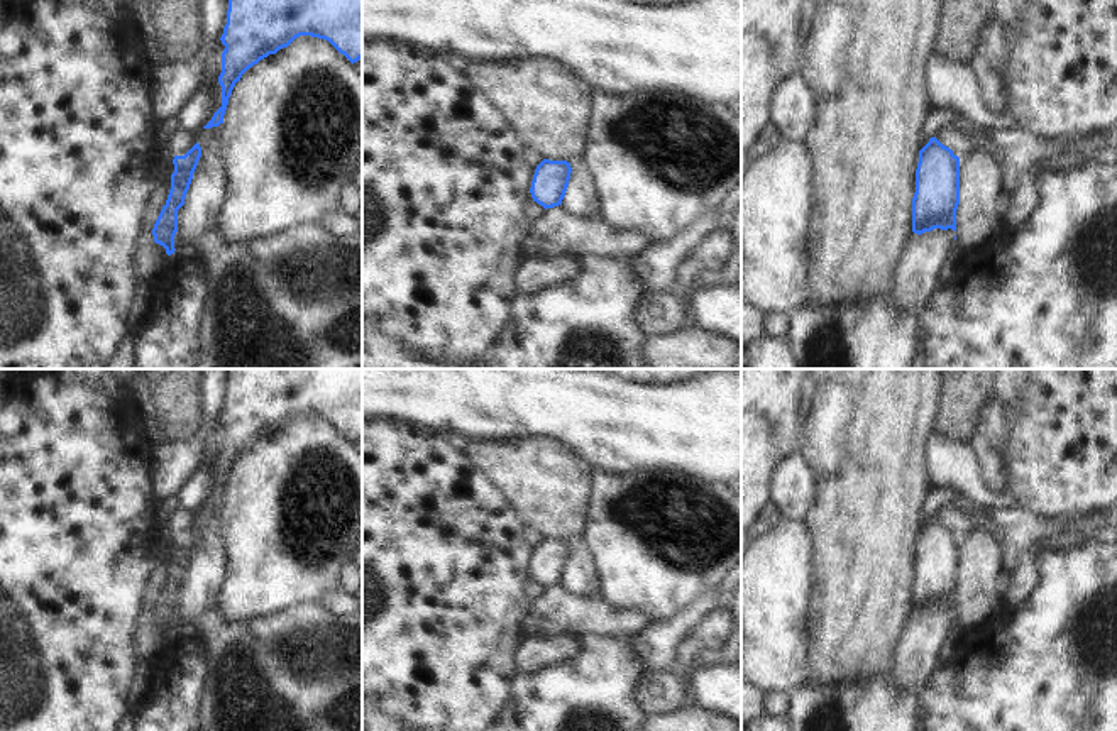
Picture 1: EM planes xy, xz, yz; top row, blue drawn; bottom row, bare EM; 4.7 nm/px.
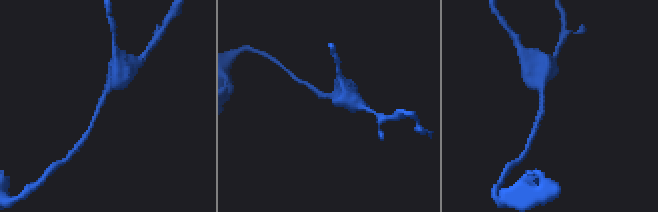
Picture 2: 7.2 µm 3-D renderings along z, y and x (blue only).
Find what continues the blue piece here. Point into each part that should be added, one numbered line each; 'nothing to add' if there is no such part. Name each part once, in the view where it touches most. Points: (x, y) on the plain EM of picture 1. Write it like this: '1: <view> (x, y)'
nothing to add.

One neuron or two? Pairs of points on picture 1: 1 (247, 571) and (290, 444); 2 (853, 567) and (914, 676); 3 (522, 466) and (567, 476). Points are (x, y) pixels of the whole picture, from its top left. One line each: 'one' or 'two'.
1: one
2: two
3: one

